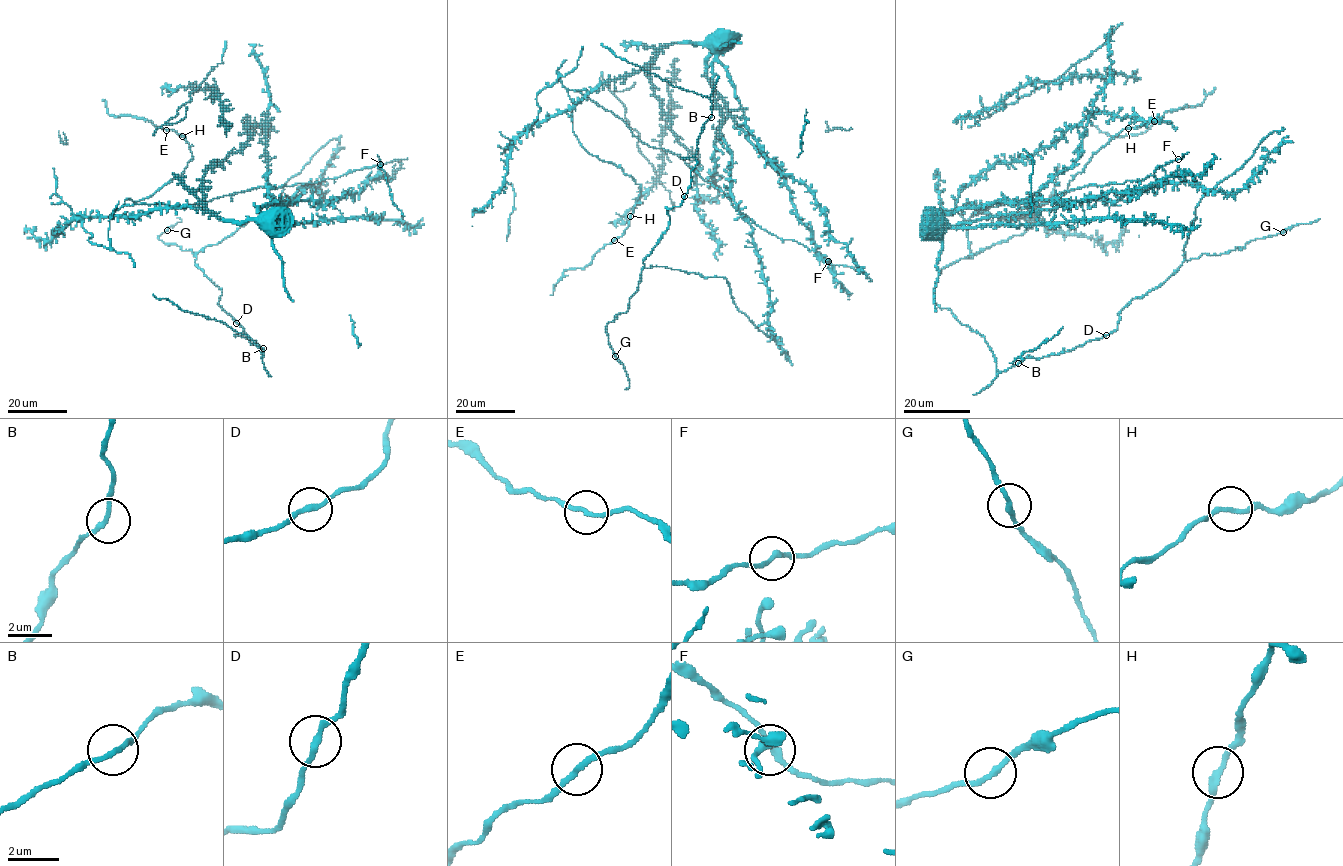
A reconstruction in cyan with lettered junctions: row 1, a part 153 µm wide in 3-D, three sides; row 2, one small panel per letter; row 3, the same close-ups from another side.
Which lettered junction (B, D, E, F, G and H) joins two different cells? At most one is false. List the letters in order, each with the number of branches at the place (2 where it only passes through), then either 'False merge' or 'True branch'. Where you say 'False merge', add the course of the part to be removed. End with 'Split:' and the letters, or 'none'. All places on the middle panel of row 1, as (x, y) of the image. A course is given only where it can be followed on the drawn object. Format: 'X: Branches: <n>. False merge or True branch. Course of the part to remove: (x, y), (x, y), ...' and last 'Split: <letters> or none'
B: Branches: 2. True branch
D: Branches: 2. True branch
E: Branches: 2. True branch
F: Branches: 2. True branch
G: Branches: 2. False merge. Course of the part to remove: (615, 356), (628, 377), (630, 386), (625, 389)
H: Branches: 2. True branch
Split: G

